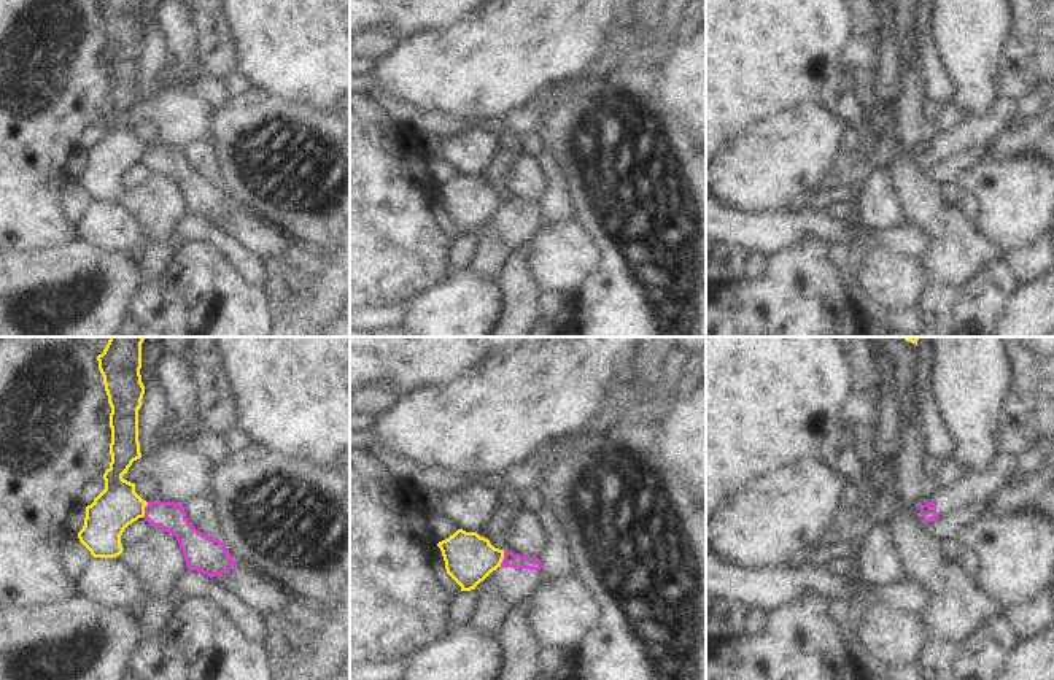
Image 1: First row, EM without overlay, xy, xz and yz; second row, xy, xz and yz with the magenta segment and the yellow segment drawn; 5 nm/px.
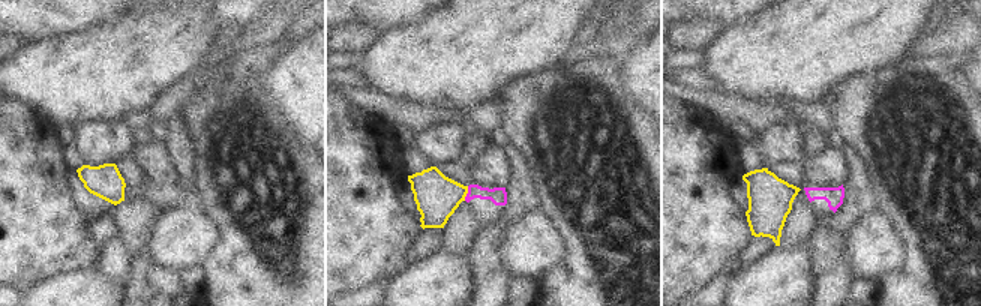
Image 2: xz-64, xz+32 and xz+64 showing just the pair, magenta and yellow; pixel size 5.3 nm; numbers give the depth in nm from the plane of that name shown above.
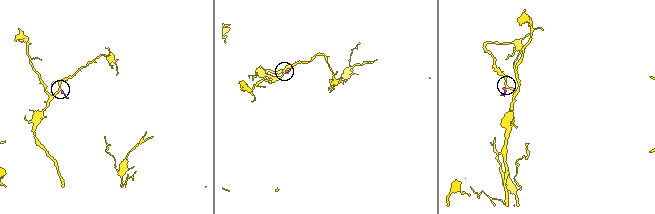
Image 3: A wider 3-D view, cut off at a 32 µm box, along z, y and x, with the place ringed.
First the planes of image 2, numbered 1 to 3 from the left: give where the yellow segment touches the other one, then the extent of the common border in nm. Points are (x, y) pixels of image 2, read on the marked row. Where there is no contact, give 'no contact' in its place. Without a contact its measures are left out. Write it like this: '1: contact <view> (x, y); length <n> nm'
1: no contact
2: contact xz+32 (467, 194); length 80 nm
3: no contact

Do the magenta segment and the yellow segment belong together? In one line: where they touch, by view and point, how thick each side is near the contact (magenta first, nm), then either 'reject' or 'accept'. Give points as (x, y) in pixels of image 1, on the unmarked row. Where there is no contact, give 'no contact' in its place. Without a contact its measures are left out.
contact xz (503, 204); calibres 80 and 260 nm; reject

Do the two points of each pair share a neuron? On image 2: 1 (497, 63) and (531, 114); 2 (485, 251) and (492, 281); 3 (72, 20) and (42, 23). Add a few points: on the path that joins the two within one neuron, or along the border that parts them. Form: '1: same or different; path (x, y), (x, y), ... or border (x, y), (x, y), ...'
1: different; border (543, 68), (518, 75), (494, 95)
2: same; path (486, 258), (489, 273)
3: same; path (65, 20), (50, 20)

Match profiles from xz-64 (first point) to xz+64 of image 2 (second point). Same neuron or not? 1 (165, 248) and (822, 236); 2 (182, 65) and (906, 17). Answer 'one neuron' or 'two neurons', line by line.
1: two neurons
2: one neuron

